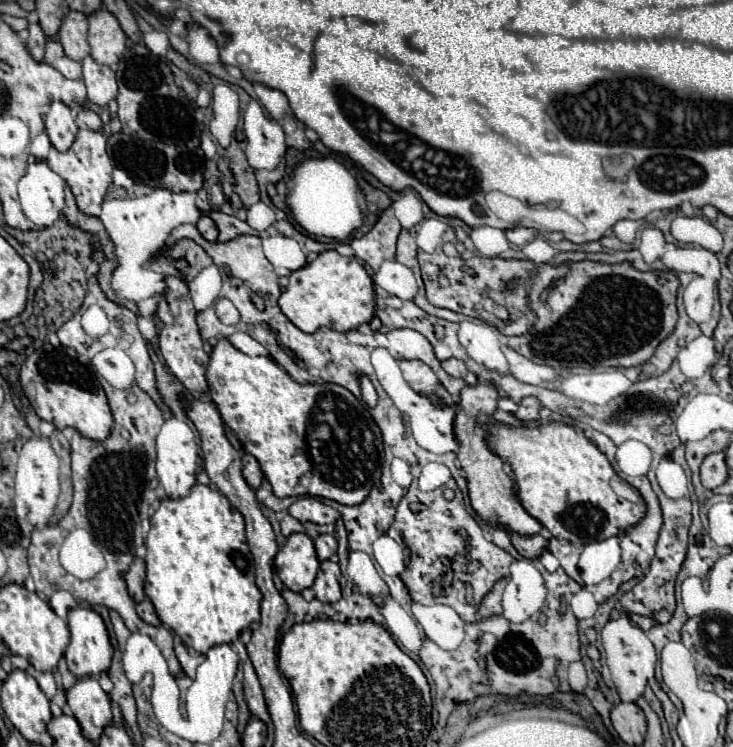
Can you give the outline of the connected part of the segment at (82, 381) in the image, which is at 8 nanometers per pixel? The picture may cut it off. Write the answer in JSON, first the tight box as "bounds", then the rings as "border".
{"bounds":[21,345,113,441],"border":[[[45,345],[33,351],[21,367],[21,387],[39,419],[53,423],[59,431],[73,427],[91,441],[103,441],[113,429],[113,415],[103,387],[89,361],[79,357],[73,349],[53,349],[51,345]]]}

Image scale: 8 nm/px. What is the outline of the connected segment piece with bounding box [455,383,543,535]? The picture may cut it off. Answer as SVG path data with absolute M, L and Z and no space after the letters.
M477 383L477 385L467 385L461 391L461 413L455 417L455 439L459 443L457 459L461 469L465 471L467 479L467 489L469 489L469 501L473 511L485 521L485 523L495 523L495 527L503 527L505 531L517 533L517 535L537 535L543 531L543 525L533 519L523 505L517 499L515 485L507 471L503 469L503 459L491 453L485 441L485 427L483 419L491 417L497 409L497 387L493 383Z

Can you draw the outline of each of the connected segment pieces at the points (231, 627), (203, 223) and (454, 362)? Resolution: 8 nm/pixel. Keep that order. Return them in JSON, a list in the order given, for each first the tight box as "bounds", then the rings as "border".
[{"bounds":[145,483,261,653],"border":[[[195,483],[185,497],[161,499],[157,511],[151,515],[151,529],[147,533],[145,547],[145,595],[151,599],[161,623],[173,629],[187,647],[207,653],[215,645],[231,643],[243,629],[259,621],[261,591],[255,583],[253,555],[245,543],[245,521],[217,489]]]},{"bounds":[197,215,219,241],"border":[[[201,215],[201,219],[197,221],[197,229],[199,229],[199,233],[201,233],[207,241],[217,241],[217,237],[219,237],[217,225],[215,225],[213,219],[207,217],[207,215]]]},{"bounds":[441,359,469,377],"border":[[[447,359],[447,361],[443,361],[441,365],[443,365],[443,369],[445,369],[449,375],[453,375],[453,377],[465,377],[465,375],[469,373],[467,367],[465,367],[465,363],[459,361],[459,359]]]}]

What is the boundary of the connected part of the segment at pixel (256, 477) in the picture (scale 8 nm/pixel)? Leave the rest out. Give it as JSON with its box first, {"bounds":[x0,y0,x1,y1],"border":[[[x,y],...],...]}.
{"bounds":[243,455,263,489],"border":[[[243,455],[243,475],[245,475],[245,479],[247,479],[247,483],[253,487],[253,489],[257,489],[259,485],[261,485],[261,481],[263,481],[263,471],[261,471],[261,467],[259,467],[259,463],[257,463],[257,459],[253,457],[253,455]]]}

